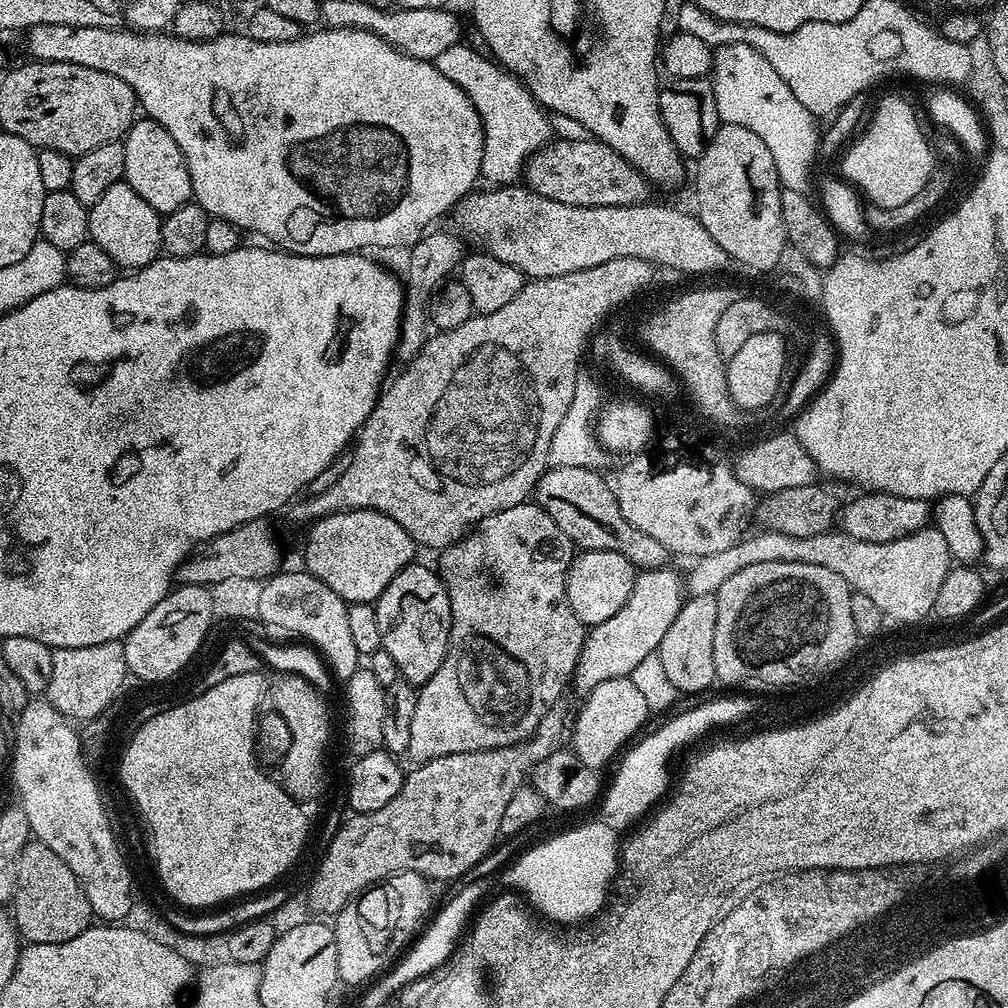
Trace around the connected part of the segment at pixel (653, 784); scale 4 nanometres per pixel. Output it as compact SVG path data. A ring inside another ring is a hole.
M717 696L714 700L682 711L642 740L637 739L619 759L620 766L610 786L607 785L603 791L598 812L608 812L608 816L614 816L612 822L625 835L632 823L640 819L660 798L662 800L665 797L670 760L676 750L696 741L714 728L741 725L750 716L752 709L758 708L758 702L750 696L734 699Z

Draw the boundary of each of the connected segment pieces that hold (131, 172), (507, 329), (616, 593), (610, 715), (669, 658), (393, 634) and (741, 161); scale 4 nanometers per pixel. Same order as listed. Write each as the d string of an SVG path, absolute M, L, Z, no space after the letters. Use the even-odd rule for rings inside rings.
M147 118L137 119L122 143L126 150L123 183L132 187L138 198L150 202L155 212L167 214L192 200L192 183L186 158L182 150L178 150L178 142L166 134L163 126Z
M621 258L602 262L602 266L590 266L586 270L574 270L570 274L558 274L554 278L529 279L518 294L518 298L506 302L502 310L474 314L466 322L462 322L462 326L440 330L429 335L424 349L407 363L405 368L408 369L392 385L389 383L381 391L370 418L366 418L366 422L360 427L354 447L351 449L352 457L349 458L348 465L341 470L340 477L325 492L320 492L309 500L304 500L305 498L293 500L286 509L286 515L292 520L312 522L321 516L330 516L334 512L353 512L363 508L374 510L394 518L394 522L398 522L398 526L402 526L402 530L406 530L406 534L410 534L410 538L415 540L421 549L443 550L456 543L469 529L479 524L481 520L485 520L487 516L493 516L494 513L502 510L510 510L510 506L525 503L535 493L536 484L549 467L551 438L554 430L562 424L562 418L565 417L573 401L575 378L582 371L582 365L579 364L580 355L584 356L586 352L586 348L581 343L585 332L588 332L593 321L596 321L600 313L608 309L609 305L624 299L633 292L633 289L644 284L648 279L647 264L640 263L639 260Z
M610 550L581 551L573 555L572 565L568 567L566 594L574 614L585 626L601 624L606 618L614 618L622 606L626 606L626 598L630 598L630 590L634 590L638 572L632 563L622 554L614 554Z
M626 676L602 682L583 700L574 717L570 744L576 756L586 762L586 766L600 770L603 764L610 763L612 759L615 761L621 755L625 745L637 735L635 732L650 719L650 713L646 698L642 698L638 686L634 686L632 679Z
M688 596L678 610L678 618L674 618L670 630L666 630L666 638L662 638L658 655L677 693L704 692L711 684L717 683L714 670L714 626L717 622L718 602L715 596Z
M413 562L390 578L390 586L374 602L378 614L378 630L382 630L380 647L394 658L401 677L406 683L419 686L434 678L450 642L452 611L448 587L435 567Z
M721 123L713 138L705 146L705 150L696 164L696 208L695 215L700 217L702 226L710 230L710 238L722 246L722 250L741 263L742 266L756 274L768 274L780 263L782 254L789 247L786 226L782 218L782 185L778 178L778 170L774 166L774 157L766 142L754 134L754 130L746 130L746 126L734 126Z

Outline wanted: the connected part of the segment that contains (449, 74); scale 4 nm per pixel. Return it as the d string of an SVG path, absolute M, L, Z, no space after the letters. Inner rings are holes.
M461 42L450 46L450 50L442 50L442 54L438 54L434 63L439 72L446 74L446 78L450 78L450 82L454 82L454 86L458 86L470 98L474 110L478 110L480 120L484 123L481 177L485 181L488 179L489 185L508 186L521 179L528 159L553 139L552 122L549 113L541 108L539 102L528 93L528 87L525 84L516 79L511 72L501 68L495 59L489 58L483 51L480 53L467 48L466 44Z

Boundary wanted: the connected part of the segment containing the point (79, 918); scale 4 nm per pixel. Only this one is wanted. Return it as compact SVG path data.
M30 842L22 850L18 862L16 889L10 901L10 916L14 927L28 944L61 944L78 938L82 930L93 923L94 917L86 894L74 878L74 870L50 850L50 846Z

